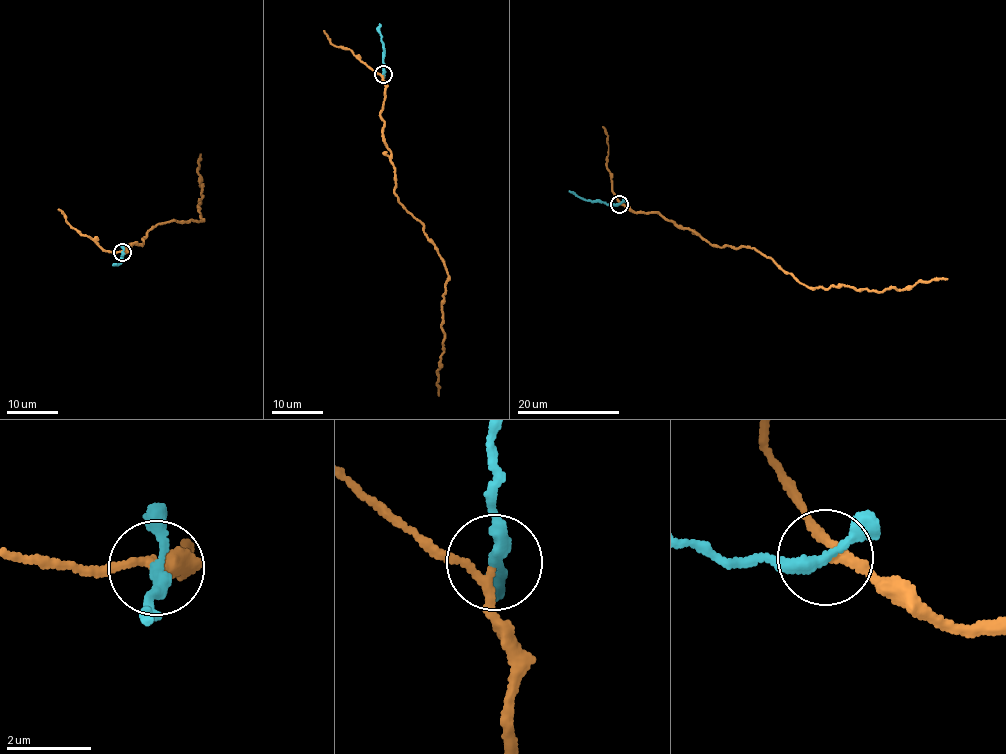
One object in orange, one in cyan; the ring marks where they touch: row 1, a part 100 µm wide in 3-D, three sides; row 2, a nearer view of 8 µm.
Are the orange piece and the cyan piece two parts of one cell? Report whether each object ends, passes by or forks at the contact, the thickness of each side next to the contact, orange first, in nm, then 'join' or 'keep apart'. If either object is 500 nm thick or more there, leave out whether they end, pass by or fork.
orange passes by; cyan passes by; calibres 170 and 280 nm; join

